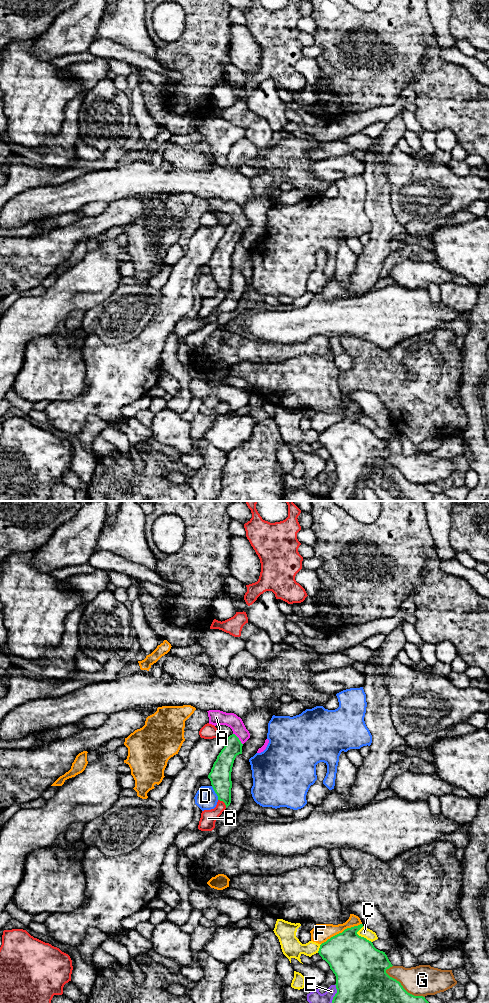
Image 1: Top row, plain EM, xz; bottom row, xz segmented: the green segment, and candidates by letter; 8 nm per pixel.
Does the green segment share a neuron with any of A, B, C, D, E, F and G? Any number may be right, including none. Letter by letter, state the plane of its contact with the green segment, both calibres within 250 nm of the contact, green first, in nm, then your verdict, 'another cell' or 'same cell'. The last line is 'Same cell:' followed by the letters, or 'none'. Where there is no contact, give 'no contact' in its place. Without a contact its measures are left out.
A: contact in xz; calibres 150 and 130 nm; same cell
B: contact in xz; calibres 180 and 130 nm; another cell
C: contact in xz; calibres 400 and 80 nm; another cell
D: contact in xz; calibres 180 and 180 nm; another cell
E: contact in xz; calibres 500 and 120 nm; another cell
F: contact in xz; calibres 400 and 150 nm; another cell
G: contact in xz; calibres 500 and 240 nm; another cell
Same cell: A

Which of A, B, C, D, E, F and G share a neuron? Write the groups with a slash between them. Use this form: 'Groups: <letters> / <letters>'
Groups: A / B / C / D / E / F / G

